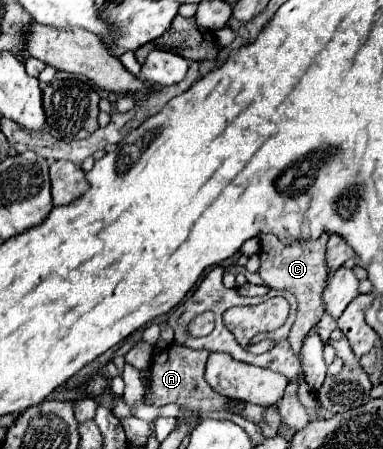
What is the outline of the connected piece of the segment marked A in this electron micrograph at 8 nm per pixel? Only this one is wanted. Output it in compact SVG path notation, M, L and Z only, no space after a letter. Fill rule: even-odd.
M170 344L164 350L156 352L150 360L148 372L148 386L144 394L144 404L146 406L164 406L170 402L176 402L180 410L192 410L196 414L204 412L242 412L246 402L242 400L230 400L218 392L214 392L208 382L204 380L204 370L208 362L210 352L208 350L192 350L188 346L180 344Z

